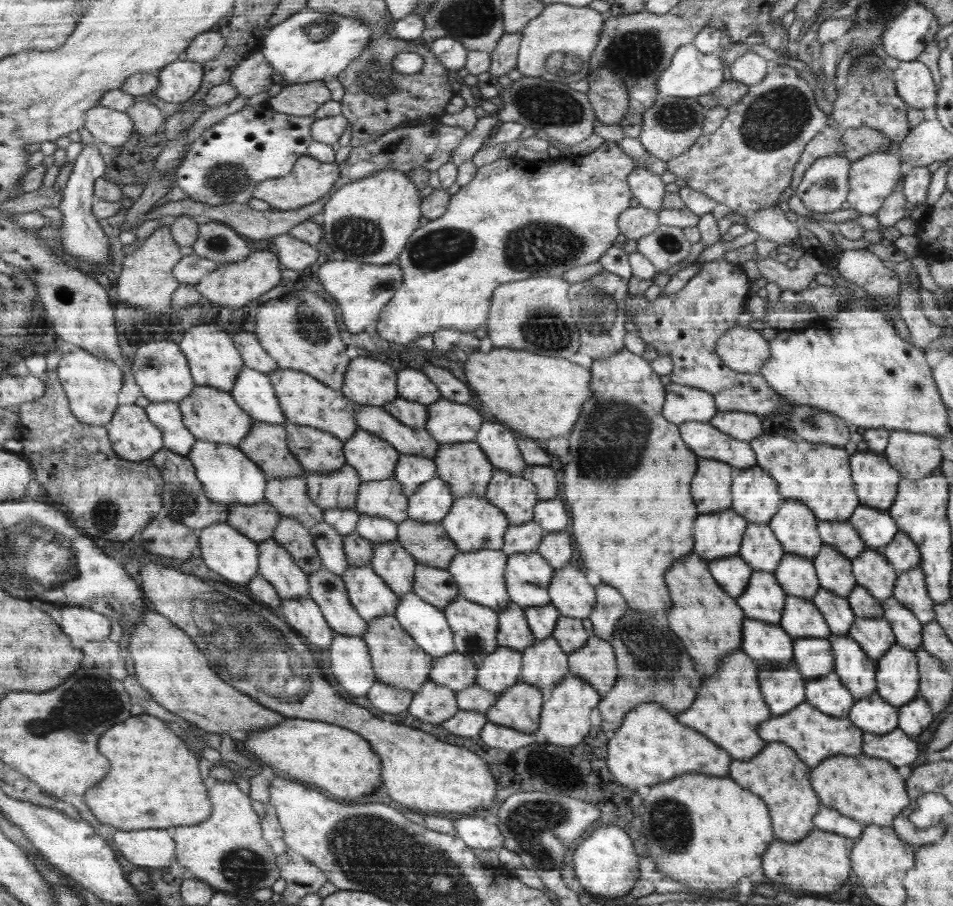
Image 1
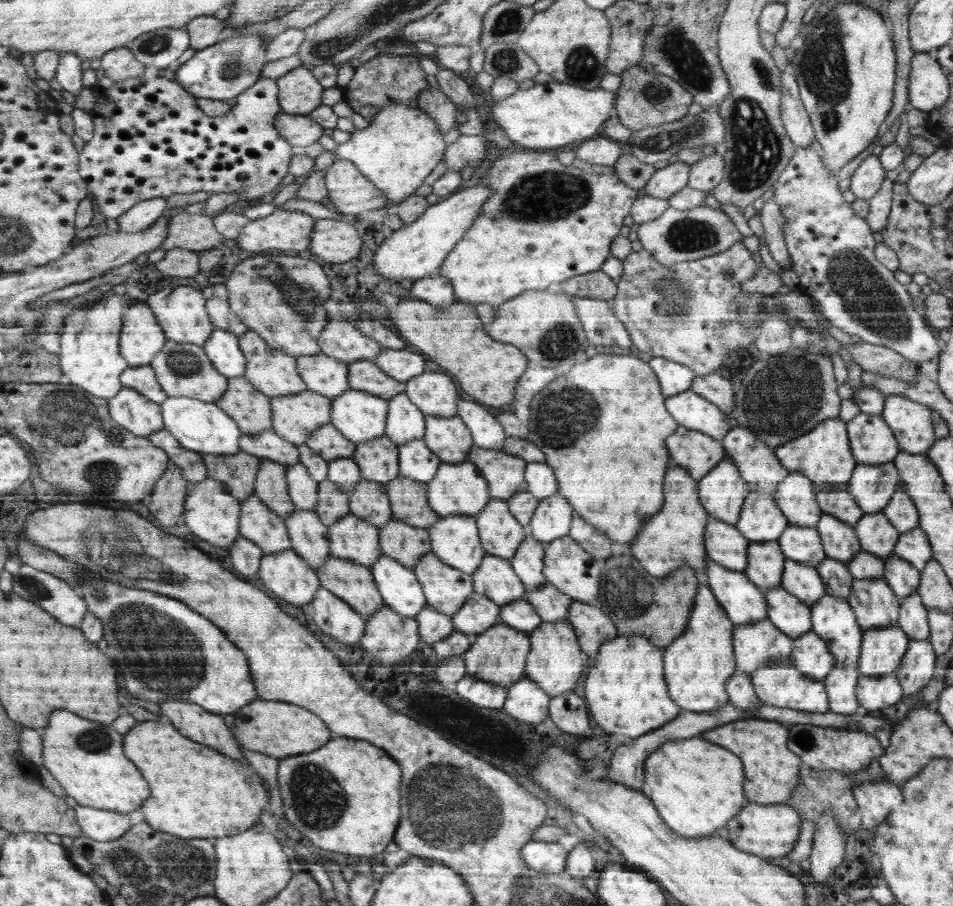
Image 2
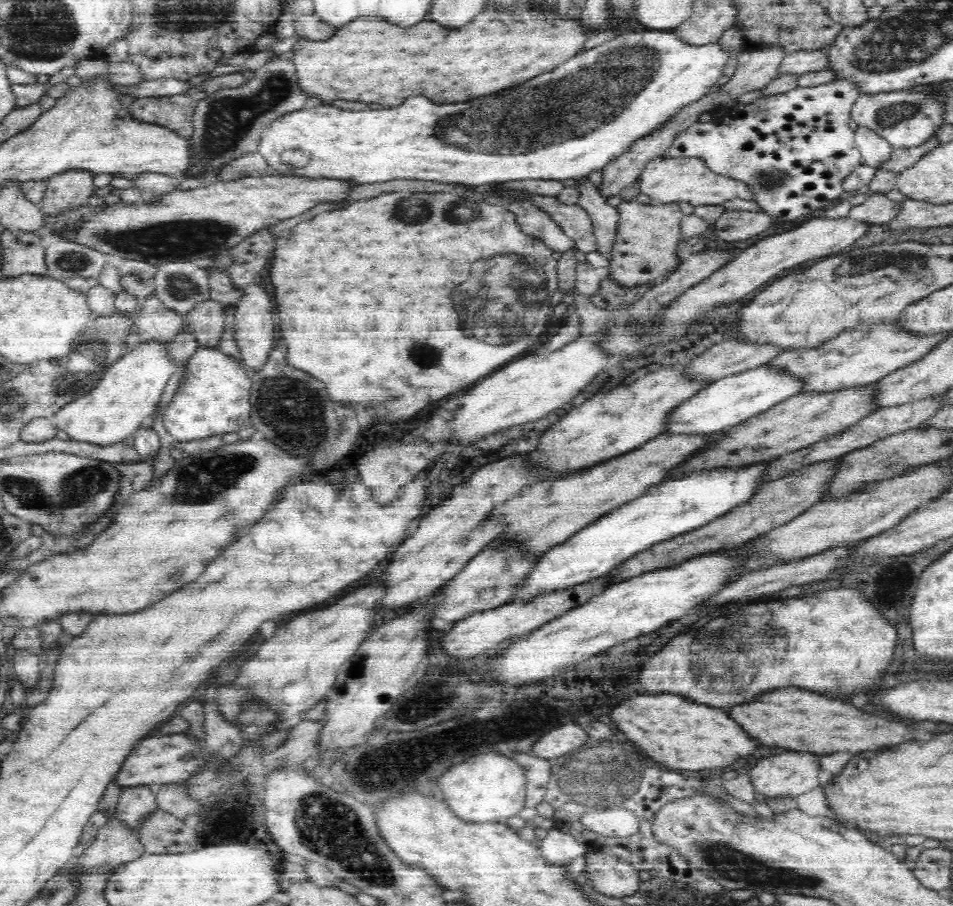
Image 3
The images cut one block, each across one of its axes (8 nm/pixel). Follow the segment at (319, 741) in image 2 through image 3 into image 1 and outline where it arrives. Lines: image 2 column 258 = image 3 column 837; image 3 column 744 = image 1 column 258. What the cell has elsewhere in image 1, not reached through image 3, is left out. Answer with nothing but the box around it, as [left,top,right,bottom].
[126,609,284,734]

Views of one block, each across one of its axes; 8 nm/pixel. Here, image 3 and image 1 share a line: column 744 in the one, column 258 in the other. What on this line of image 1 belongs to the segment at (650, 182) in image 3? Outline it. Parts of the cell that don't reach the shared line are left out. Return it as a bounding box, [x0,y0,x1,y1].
[253,154,340,210]

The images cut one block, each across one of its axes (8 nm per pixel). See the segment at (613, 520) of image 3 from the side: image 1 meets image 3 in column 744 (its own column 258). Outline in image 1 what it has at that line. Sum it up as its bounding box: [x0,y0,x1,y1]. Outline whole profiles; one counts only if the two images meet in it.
[189,439,268,505]

